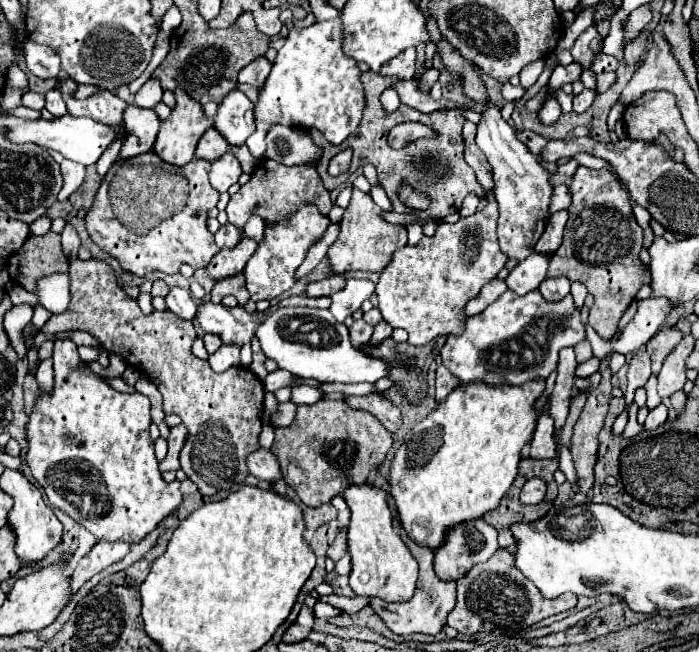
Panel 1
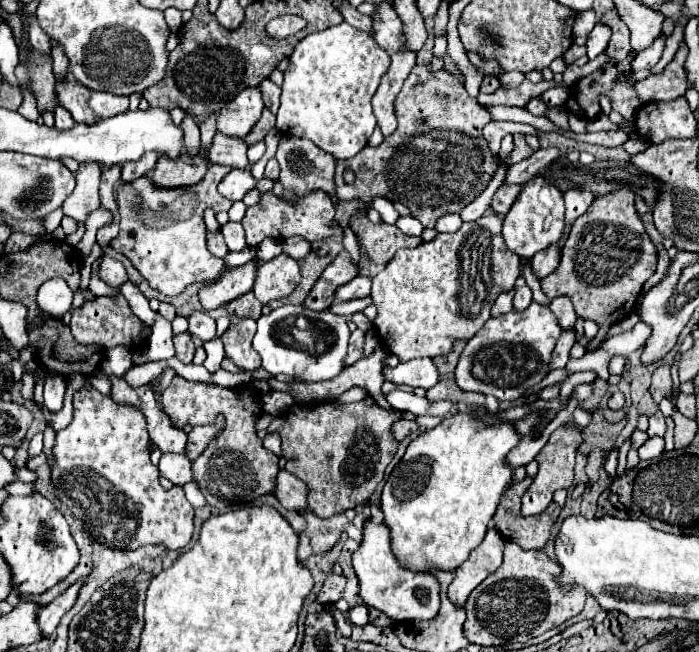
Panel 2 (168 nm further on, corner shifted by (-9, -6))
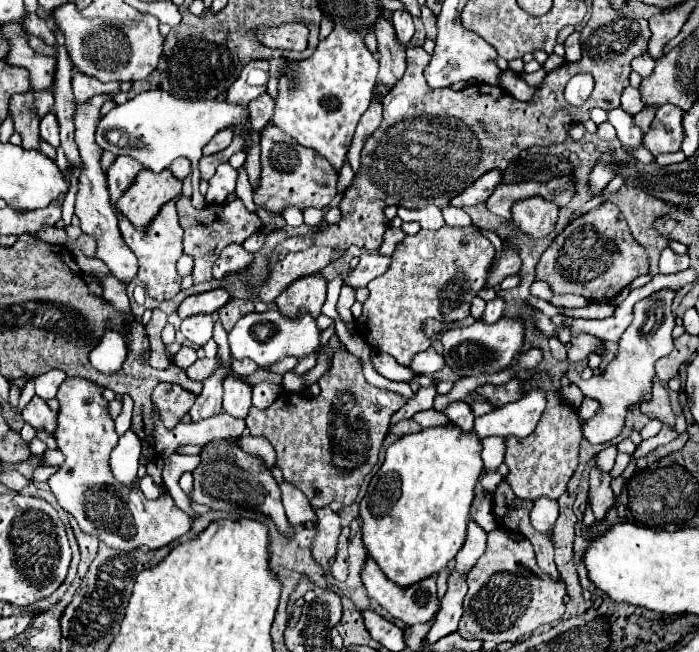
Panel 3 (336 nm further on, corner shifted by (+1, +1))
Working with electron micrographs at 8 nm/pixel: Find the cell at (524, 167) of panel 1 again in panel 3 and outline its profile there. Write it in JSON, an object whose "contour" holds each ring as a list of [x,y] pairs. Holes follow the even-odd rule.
{"contour":[[[538,196],[526,198],[512,206],[512,220],[520,226],[524,234],[538,240],[554,230],[558,220],[558,206]]]}

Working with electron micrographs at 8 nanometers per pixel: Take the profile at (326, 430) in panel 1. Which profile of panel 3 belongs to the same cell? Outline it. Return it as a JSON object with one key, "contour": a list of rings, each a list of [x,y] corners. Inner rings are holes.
{"contour":[[[334,352],[332,360],[332,368],[318,380],[322,388],[318,398],[306,398],[302,394],[284,392],[276,398],[274,404],[270,404],[264,410],[252,406],[246,418],[246,428],[250,430],[250,436],[264,436],[266,440],[270,440],[278,454],[278,466],[284,472],[284,480],[302,490],[314,508],[324,508],[334,500],[344,506],[350,506],[356,500],[364,476],[378,462],[378,452],[388,434],[390,416],[406,404],[404,396],[368,384],[362,374],[360,362],[350,352]]]}

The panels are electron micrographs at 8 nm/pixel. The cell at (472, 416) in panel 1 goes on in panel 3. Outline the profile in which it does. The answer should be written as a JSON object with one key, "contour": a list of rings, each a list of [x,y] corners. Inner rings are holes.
{"contour":[[[456,424],[426,428],[388,446],[384,464],[372,478],[368,492],[360,502],[362,542],[368,550],[368,556],[378,564],[388,580],[408,588],[446,568],[448,562],[458,554],[466,538],[466,522],[470,518],[474,488],[480,482],[484,468],[480,450],[480,438],[476,434],[464,434]]]}

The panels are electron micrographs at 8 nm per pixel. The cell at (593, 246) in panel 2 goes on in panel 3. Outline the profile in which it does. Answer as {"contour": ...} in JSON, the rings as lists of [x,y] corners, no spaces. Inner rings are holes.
{"contour":[[[612,202],[570,222],[536,264],[536,280],[548,282],[556,294],[578,294],[592,302],[618,294],[640,274],[648,274],[646,250],[630,236],[620,208]]]}

